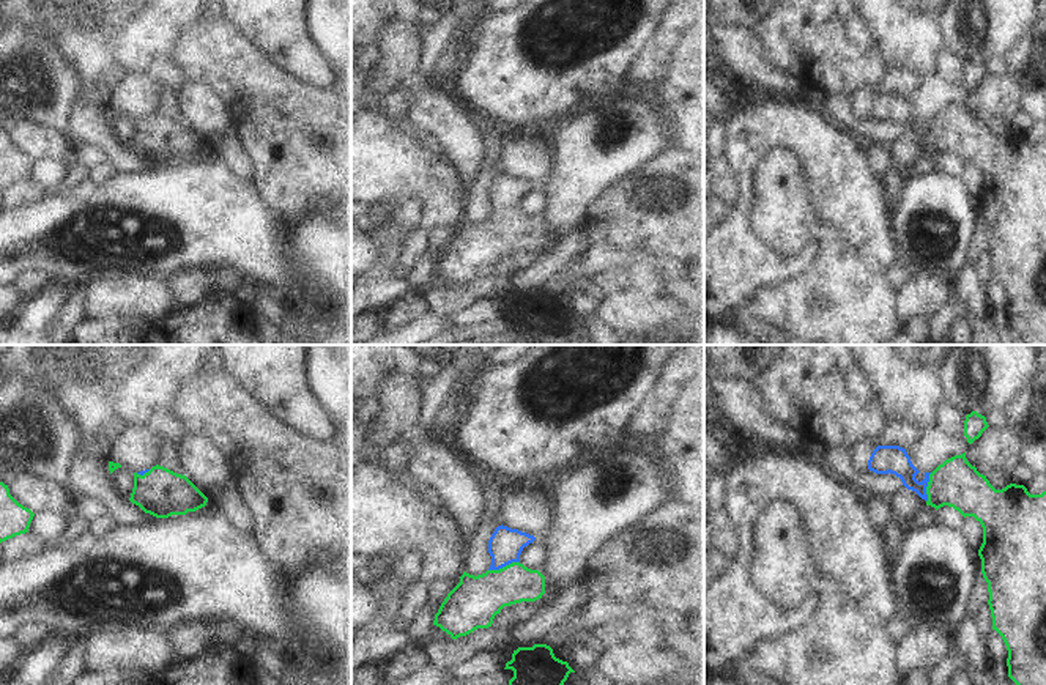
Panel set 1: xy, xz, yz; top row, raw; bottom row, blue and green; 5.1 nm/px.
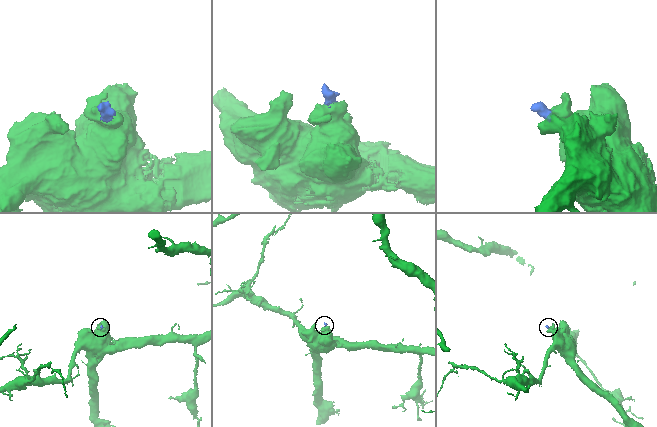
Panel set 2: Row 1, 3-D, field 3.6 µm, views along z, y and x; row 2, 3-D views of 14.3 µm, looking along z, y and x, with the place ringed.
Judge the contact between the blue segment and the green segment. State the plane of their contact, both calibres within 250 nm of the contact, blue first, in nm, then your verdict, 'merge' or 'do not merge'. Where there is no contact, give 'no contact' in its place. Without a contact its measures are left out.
xz | 170/260 nm | merge

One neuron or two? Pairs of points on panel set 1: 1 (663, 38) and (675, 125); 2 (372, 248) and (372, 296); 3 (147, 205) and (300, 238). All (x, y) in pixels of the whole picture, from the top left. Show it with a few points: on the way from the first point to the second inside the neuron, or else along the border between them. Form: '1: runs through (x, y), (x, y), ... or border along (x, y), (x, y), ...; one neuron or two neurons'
1: runs through (675, 60), (675, 103); one neuron
2: border along (378, 227), (394, 241), (367, 270); two neurons
3: border along (276, 224), (287, 246), (287, 260), (295, 270); two neurons

